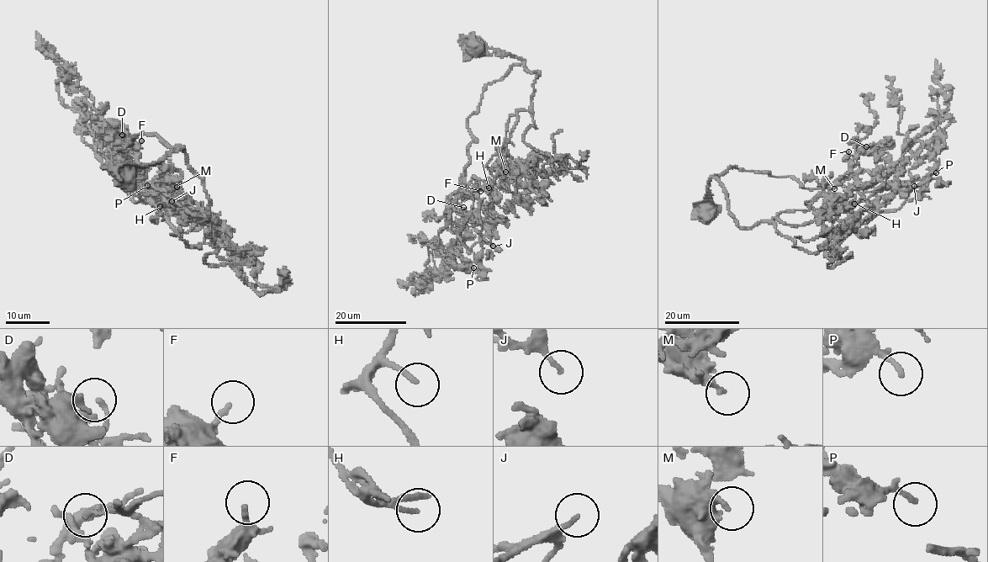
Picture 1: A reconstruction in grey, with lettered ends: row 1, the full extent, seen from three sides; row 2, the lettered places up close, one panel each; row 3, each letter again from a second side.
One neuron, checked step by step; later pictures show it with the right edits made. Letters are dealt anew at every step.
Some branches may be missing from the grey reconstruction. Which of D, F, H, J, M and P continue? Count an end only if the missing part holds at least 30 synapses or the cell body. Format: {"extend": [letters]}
{"extend": ["H"]}

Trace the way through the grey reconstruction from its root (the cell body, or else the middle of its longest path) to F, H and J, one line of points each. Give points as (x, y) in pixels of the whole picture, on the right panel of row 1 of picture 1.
F: (705, 211), (709, 179), (731, 167), (826, 188), (848, 178), (841, 177), (850, 168), (848, 151)
H: (705, 211), (712, 177), (742, 227), (777, 219), (821, 220), (835, 230), (854, 204)
J: (705, 211), (709, 179), (731, 167), (878, 196), (914, 186)

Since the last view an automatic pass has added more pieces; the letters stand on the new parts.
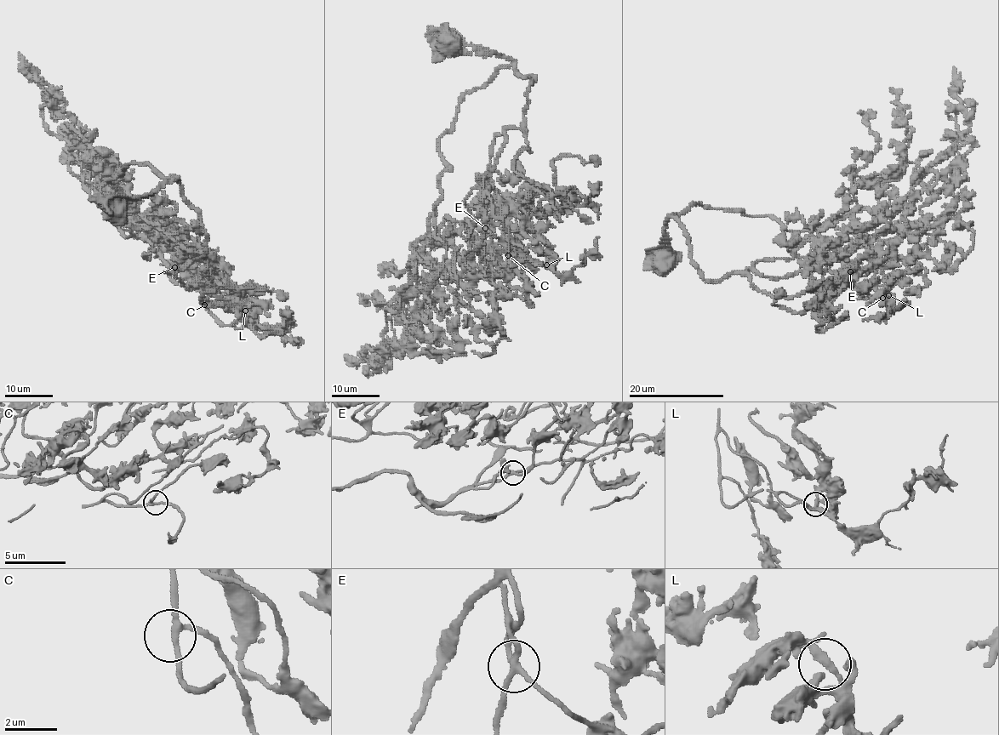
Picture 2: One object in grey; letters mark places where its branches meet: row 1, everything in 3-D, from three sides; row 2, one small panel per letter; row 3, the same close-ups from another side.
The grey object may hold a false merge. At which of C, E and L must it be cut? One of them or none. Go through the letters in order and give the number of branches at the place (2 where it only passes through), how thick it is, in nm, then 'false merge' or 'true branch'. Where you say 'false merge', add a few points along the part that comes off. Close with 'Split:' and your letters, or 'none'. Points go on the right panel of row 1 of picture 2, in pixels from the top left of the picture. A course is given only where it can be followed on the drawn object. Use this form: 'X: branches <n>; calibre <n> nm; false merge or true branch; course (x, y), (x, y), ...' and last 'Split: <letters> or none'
C: branches 3; calibre 200 nm; true branch
E: branches 3; calibre 240 nm; true branch
L: branches 3; calibre 240 nm; true branch
Split: none

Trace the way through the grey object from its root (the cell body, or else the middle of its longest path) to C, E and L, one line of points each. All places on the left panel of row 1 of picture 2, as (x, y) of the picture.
C: (117, 208), (178, 179), (206, 250), (183, 247), (170, 273), (185, 264), (231, 289), (228, 306), (204, 304)
E: (117, 208), (178, 179), (207, 241), (203, 257), (183, 247), (174, 267)
L: (117, 208), (178, 179), (206, 250), (170, 273), (228, 287), (206, 306), (221, 324), (245, 310)

